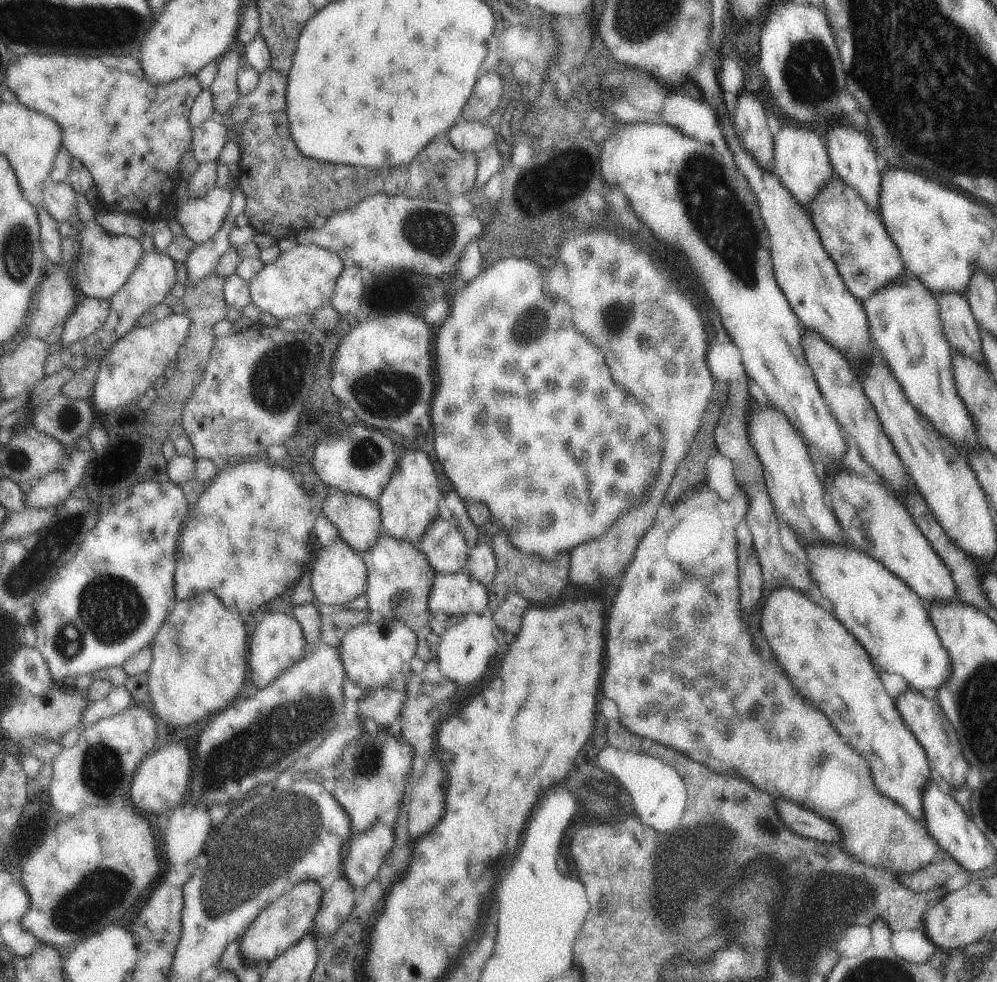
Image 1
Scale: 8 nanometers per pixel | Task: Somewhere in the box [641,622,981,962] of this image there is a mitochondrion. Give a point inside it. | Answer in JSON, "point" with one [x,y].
{"point":[705,846]}

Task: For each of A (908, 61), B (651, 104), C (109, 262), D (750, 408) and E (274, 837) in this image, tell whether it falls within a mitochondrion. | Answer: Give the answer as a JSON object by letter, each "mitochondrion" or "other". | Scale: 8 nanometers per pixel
{"A":"mitochondrion","B":"other","C":"other","D":"other","E":"mitochondrion"}

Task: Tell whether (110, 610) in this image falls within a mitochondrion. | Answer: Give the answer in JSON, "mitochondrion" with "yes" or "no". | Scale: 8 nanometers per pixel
{"mitochondrion":"yes"}

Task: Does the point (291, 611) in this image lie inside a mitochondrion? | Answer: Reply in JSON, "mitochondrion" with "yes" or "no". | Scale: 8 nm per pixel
{"mitochondrion":"no"}

